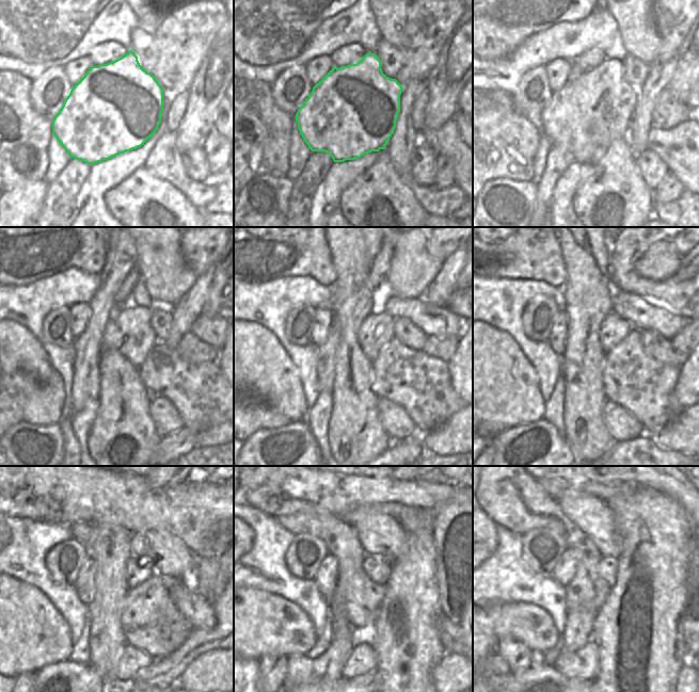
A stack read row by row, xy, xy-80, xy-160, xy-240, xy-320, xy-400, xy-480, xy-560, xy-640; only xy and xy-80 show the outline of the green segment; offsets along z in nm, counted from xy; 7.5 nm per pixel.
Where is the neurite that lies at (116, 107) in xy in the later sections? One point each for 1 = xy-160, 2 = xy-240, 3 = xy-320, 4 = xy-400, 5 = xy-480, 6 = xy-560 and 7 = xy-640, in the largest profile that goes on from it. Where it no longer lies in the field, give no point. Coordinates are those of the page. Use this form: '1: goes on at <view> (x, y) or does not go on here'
1: goes on at xy-160 (590, 110)
2: goes on at xy-240 (129, 332)
3: goes on at xy-320 (377, 328)
4: goes on at xy-400 (614, 328)
5: goes on at xy-480 (138, 569)
6: goes on at xy-560 (377, 567)
7: goes on at xy-640 (608, 565)

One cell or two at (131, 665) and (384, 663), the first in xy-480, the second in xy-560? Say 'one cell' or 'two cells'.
two cells

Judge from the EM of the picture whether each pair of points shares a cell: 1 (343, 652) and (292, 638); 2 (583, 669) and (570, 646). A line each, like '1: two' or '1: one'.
1: two
2: two

